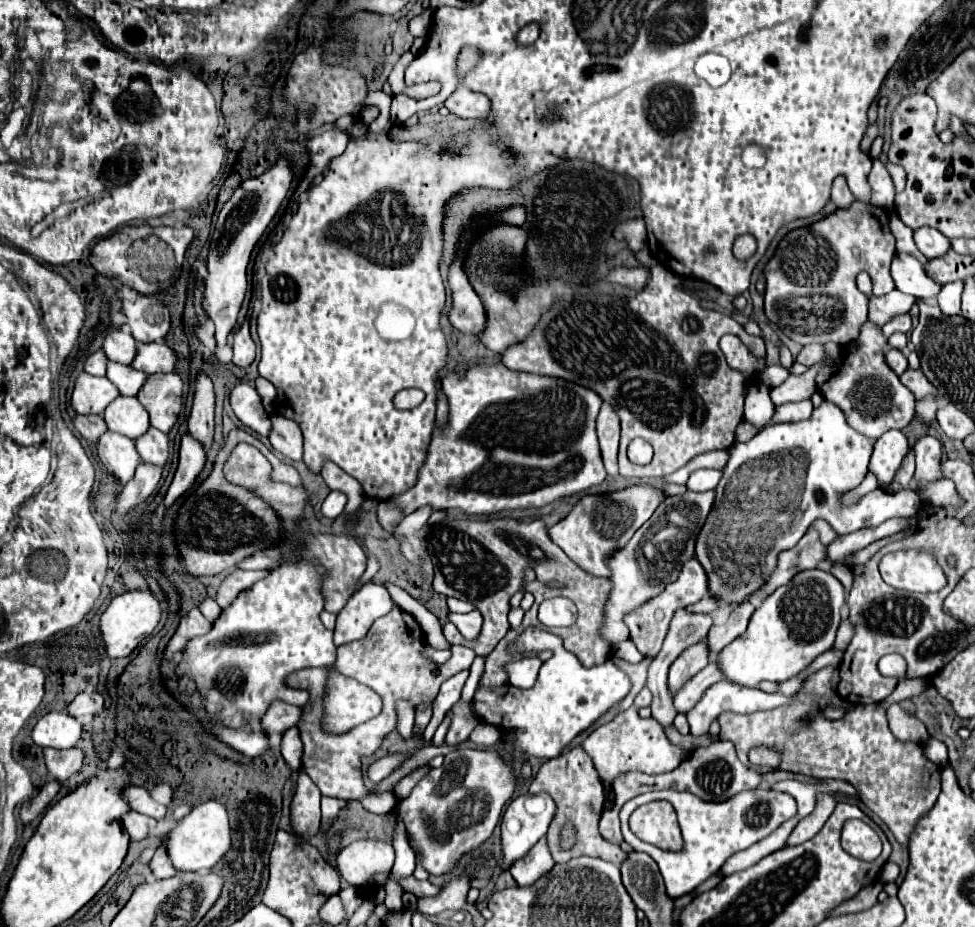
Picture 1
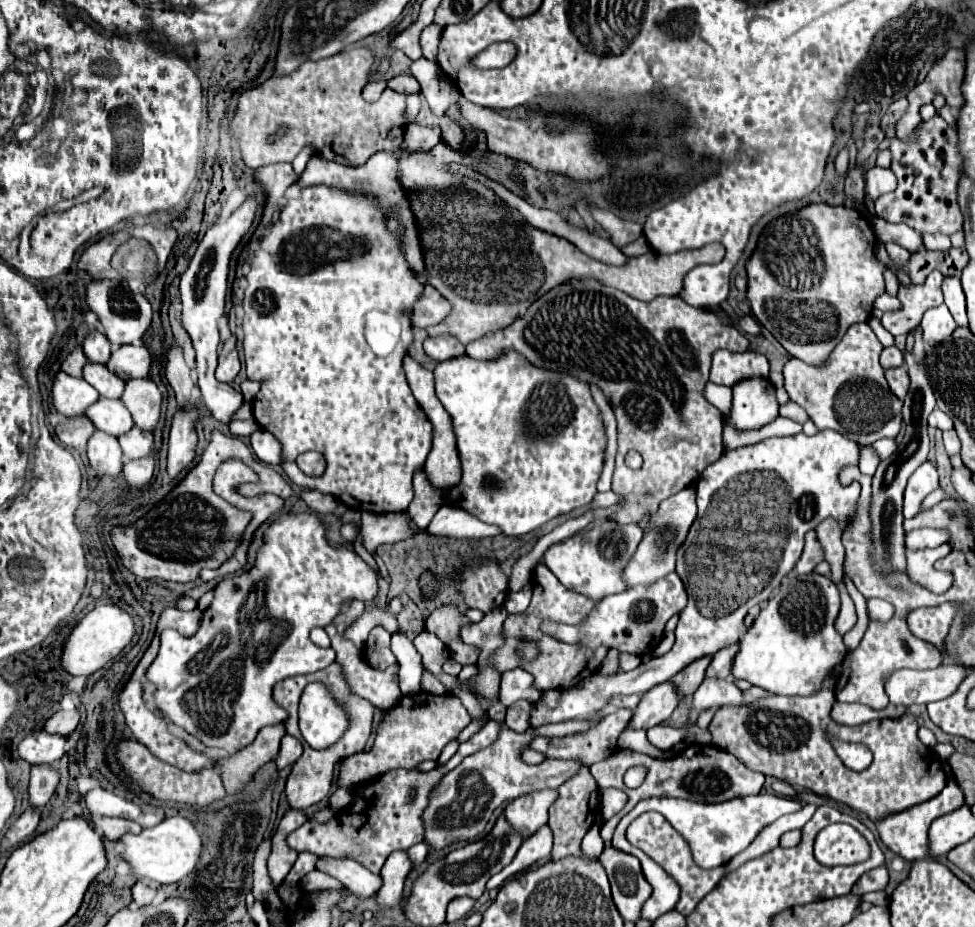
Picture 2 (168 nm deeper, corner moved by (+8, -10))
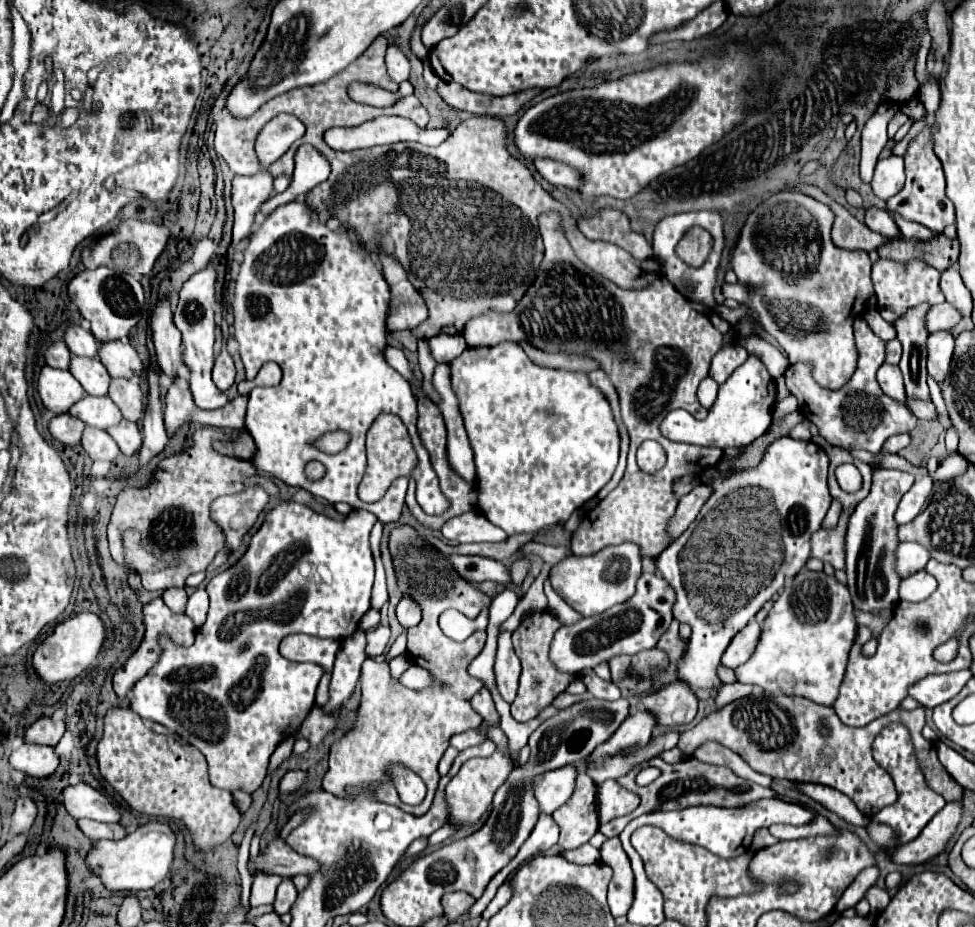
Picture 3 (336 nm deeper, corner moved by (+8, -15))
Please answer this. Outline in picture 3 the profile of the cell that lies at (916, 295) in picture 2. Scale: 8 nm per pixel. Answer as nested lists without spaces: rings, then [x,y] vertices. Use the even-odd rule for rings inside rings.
[[[879,259],[873,265],[873,285],[875,285],[875,295],[879,299],[879,313],[881,317],[895,325],[897,319],[901,319],[911,307],[921,305],[921,303],[929,303],[929,305],[937,305],[943,303],[943,293],[939,289],[939,277],[941,273],[935,271],[933,267],[927,267],[925,263],[891,263],[885,259]]]

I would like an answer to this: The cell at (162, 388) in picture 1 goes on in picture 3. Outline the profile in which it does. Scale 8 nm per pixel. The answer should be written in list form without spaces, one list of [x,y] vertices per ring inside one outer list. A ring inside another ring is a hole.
[[[113,379],[111,387],[109,387],[109,397],[121,409],[121,413],[127,421],[133,421],[133,423],[141,421],[141,417],[145,413],[145,403],[143,403],[145,397],[143,397],[143,391],[137,381]]]

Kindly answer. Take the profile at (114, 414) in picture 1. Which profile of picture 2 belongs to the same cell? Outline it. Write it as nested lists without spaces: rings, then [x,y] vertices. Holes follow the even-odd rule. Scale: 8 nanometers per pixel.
[[[99,398],[87,408],[85,414],[97,430],[107,432],[111,436],[121,436],[127,434],[133,428],[133,420],[129,410],[121,404],[121,400],[109,400],[109,398]]]

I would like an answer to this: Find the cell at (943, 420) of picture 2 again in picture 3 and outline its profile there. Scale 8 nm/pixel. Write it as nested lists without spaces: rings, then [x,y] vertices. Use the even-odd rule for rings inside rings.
[[[913,399],[913,401],[909,401],[907,405],[909,405],[909,409],[913,411],[913,415],[915,415],[917,419],[921,419],[921,421],[935,421],[935,419],[937,419],[937,409],[935,409],[935,405],[933,405],[931,401],[919,403],[917,399]]]

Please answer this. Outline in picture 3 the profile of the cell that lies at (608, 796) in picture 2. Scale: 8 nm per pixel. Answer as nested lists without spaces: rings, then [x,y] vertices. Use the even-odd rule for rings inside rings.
[[[613,779],[599,785],[597,791],[597,811],[599,823],[609,823],[615,817],[623,817],[637,809],[639,797],[631,791],[623,791]]]

